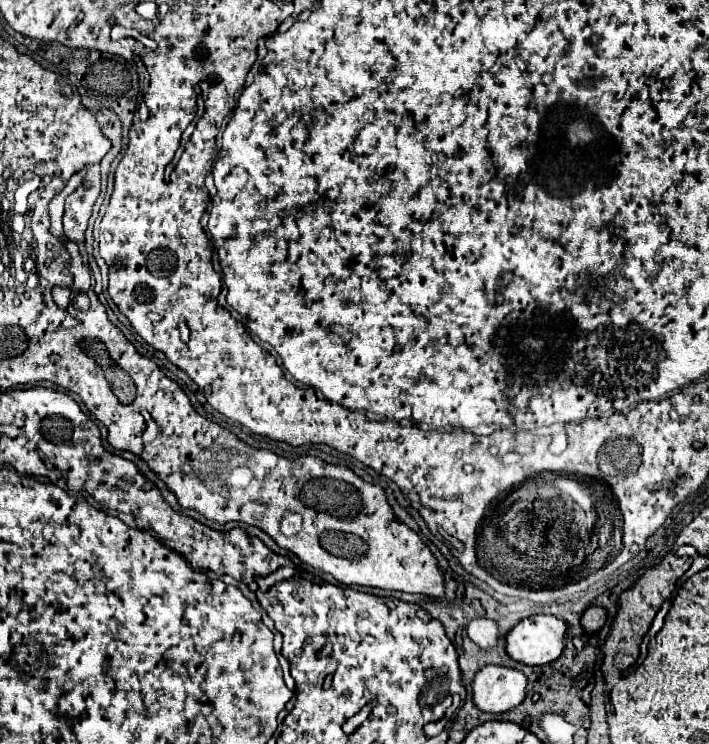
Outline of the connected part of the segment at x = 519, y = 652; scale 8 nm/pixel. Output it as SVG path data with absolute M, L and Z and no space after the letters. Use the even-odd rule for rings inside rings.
M529 616L517 622L505 636L507 656L529 666L553 662L563 652L567 624L555 616Z

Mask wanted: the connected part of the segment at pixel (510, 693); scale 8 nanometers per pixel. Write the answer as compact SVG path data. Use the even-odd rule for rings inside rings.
M483 666L473 678L473 704L481 712L507 712L525 698L527 678L523 672L505 666Z

